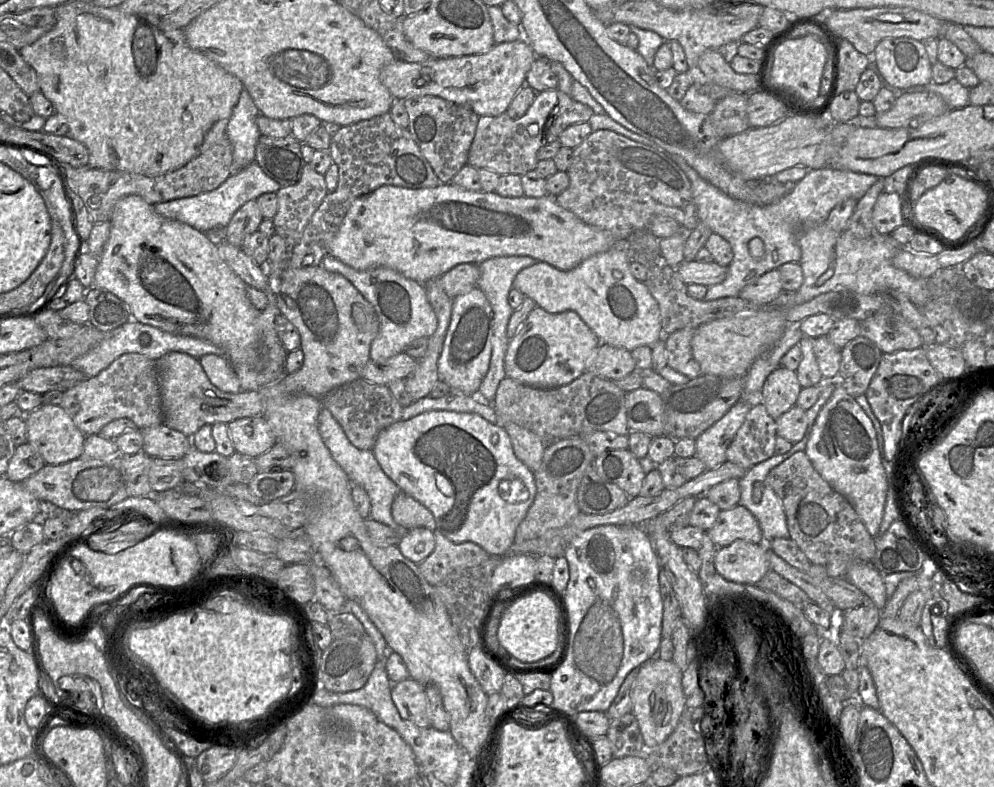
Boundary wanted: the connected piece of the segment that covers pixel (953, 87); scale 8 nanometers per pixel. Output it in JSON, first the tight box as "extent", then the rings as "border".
{"extent":[871,63,970,109],"border":[[[874,63],[871,64],[872,69],[878,74],[882,81],[882,86],[887,87],[892,91],[896,97],[900,97],[906,92],[919,92],[919,91],[930,91],[934,92],[942,97],[949,109],[959,109],[970,105],[969,91],[970,89],[961,85],[957,79],[953,78],[947,83],[937,84],[933,81],[924,86],[912,86],[906,89],[899,89],[888,84],[879,73],[878,68]]]}

